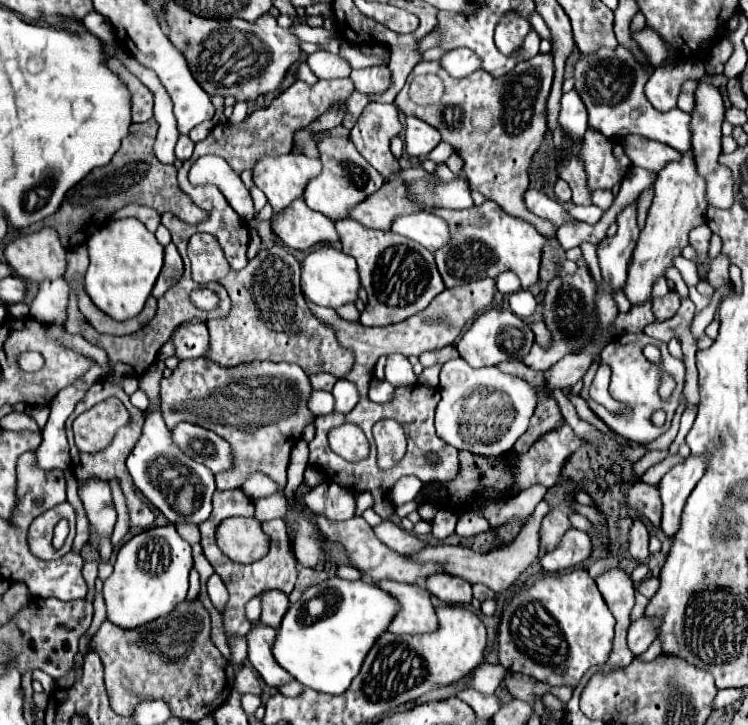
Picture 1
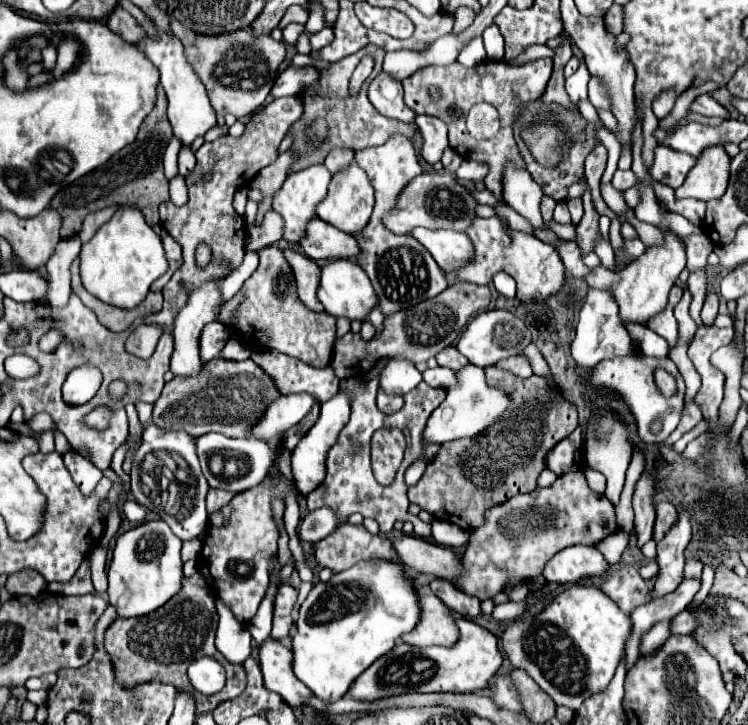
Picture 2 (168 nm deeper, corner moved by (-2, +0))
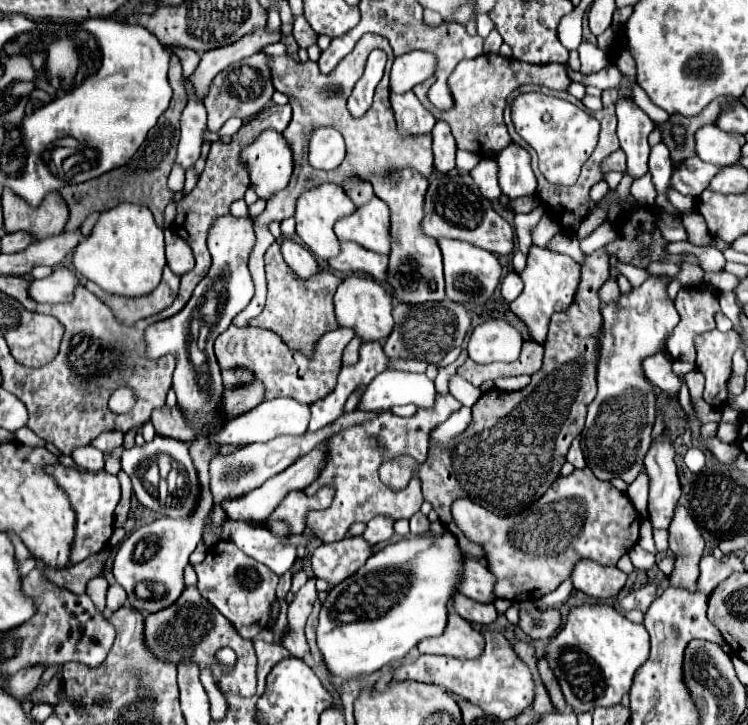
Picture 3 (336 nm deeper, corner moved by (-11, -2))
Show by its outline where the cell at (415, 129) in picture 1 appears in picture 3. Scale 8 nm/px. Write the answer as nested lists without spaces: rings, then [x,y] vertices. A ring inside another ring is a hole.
[[[437,122],[433,128],[433,164],[439,172],[447,174],[455,168],[455,138],[447,122]]]

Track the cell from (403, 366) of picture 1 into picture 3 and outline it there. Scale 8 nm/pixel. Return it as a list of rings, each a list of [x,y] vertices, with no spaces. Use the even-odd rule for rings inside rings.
[[[385,370],[367,386],[357,410],[389,410],[393,404],[431,408],[435,404],[435,386],[425,374]]]

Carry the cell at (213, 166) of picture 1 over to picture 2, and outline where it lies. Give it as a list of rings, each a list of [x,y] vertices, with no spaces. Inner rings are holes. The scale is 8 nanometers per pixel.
[[[240,188],[236,194],[234,194],[234,210],[242,216],[244,210],[246,210],[246,202],[248,202],[248,188]]]

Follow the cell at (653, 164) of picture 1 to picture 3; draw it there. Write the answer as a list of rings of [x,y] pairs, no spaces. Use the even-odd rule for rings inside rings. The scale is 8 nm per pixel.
[[[693,156],[691,160],[685,160],[683,164],[679,164],[673,170],[673,178],[671,178],[671,186],[681,192],[681,194],[689,194],[699,198],[699,194],[703,194],[703,190],[709,186],[711,178],[719,172],[717,166],[703,162],[701,158]]]

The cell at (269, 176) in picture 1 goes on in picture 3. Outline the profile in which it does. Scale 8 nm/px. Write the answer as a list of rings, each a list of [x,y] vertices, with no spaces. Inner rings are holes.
[[[321,184],[313,190],[305,190],[299,200],[297,200],[297,212],[295,212],[295,220],[297,220],[297,236],[303,240],[303,244],[321,260],[331,260],[339,254],[339,240],[333,232],[333,226],[339,218],[343,216],[351,216],[355,212],[355,204],[351,202],[351,198],[343,192],[343,188],[339,188],[337,184]]]

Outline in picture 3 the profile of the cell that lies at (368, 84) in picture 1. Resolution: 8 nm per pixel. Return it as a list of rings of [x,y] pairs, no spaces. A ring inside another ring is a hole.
[[[413,92],[391,94],[391,104],[397,120],[397,130],[401,134],[429,134],[435,126],[433,114],[417,100]]]

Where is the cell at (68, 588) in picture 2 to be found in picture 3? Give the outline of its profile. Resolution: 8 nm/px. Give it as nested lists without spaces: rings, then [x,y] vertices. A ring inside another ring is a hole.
[[[103,576],[93,578],[89,582],[89,586],[87,586],[87,594],[89,594],[89,598],[93,600],[93,604],[95,604],[95,608],[99,612],[105,612],[105,592],[107,592],[107,586],[109,584],[107,584],[107,580]]]

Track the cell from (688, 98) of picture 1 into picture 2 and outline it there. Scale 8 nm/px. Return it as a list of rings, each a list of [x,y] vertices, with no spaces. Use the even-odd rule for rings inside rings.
[[[702,94],[698,96],[692,106],[690,106],[690,112],[696,112],[696,114],[702,114],[702,116],[722,116],[722,118],[728,118],[728,112],[726,108],[722,108],[714,98],[710,98],[708,94]]]

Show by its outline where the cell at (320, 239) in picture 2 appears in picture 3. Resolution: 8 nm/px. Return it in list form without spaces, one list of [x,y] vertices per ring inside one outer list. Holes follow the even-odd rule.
[[[341,242],[341,254],[329,260],[333,270],[343,274],[369,274],[377,282],[387,282],[387,262],[389,258],[383,254],[375,254],[355,242]]]

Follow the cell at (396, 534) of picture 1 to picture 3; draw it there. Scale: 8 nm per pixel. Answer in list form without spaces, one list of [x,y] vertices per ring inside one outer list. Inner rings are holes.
[[[467,558],[465,560],[465,576],[461,580],[459,592],[477,602],[491,604],[495,600],[493,588],[495,588],[495,576],[489,572],[489,568],[483,566],[479,560]]]

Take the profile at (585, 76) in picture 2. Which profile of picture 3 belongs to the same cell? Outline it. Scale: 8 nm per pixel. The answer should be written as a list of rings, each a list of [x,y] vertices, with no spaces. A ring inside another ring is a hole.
[[[583,40],[581,46],[577,48],[579,52],[579,58],[581,58],[581,72],[583,74],[591,74],[591,72],[597,72],[601,68],[605,68],[609,64],[609,58],[603,50],[599,50],[595,44]]]

